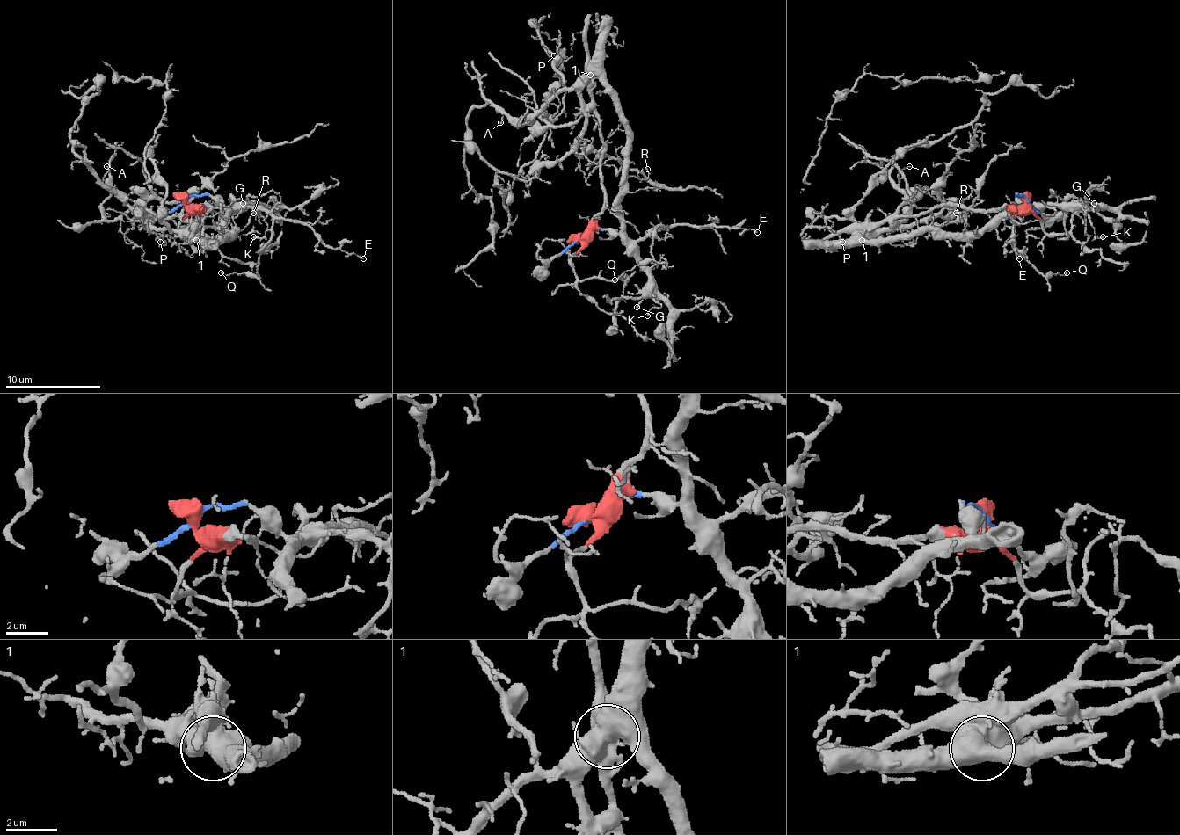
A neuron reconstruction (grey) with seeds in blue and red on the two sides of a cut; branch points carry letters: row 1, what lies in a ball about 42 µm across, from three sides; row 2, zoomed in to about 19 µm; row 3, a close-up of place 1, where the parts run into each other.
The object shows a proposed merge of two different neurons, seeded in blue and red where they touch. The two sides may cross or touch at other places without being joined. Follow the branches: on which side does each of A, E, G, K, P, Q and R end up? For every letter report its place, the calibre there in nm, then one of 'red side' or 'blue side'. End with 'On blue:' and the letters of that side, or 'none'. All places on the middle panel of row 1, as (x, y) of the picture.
A: (500, 122) | 100 nm | blue side
E: (757, 232) | 100 nm | blue side
G: (637, 307) | 120 nm | blue side
K: (647, 315) | 110 nm | blue side
P: (554, 55) | 140 nm | blue side
Q: (615, 279) | 100 nm | blue side
R: (647, 169) | 140 nm | blue side
On blue: A, E, G, K, P, Q, R

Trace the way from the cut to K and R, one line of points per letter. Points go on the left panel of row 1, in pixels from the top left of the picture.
K: (185, 199), (212, 194), (226, 208), (252, 206), (266, 225), (265, 235), (252, 237)
R: (185, 199), (193, 194), (212, 194), (226, 208), (226, 228), (231, 233), (241, 230), (252, 214)

